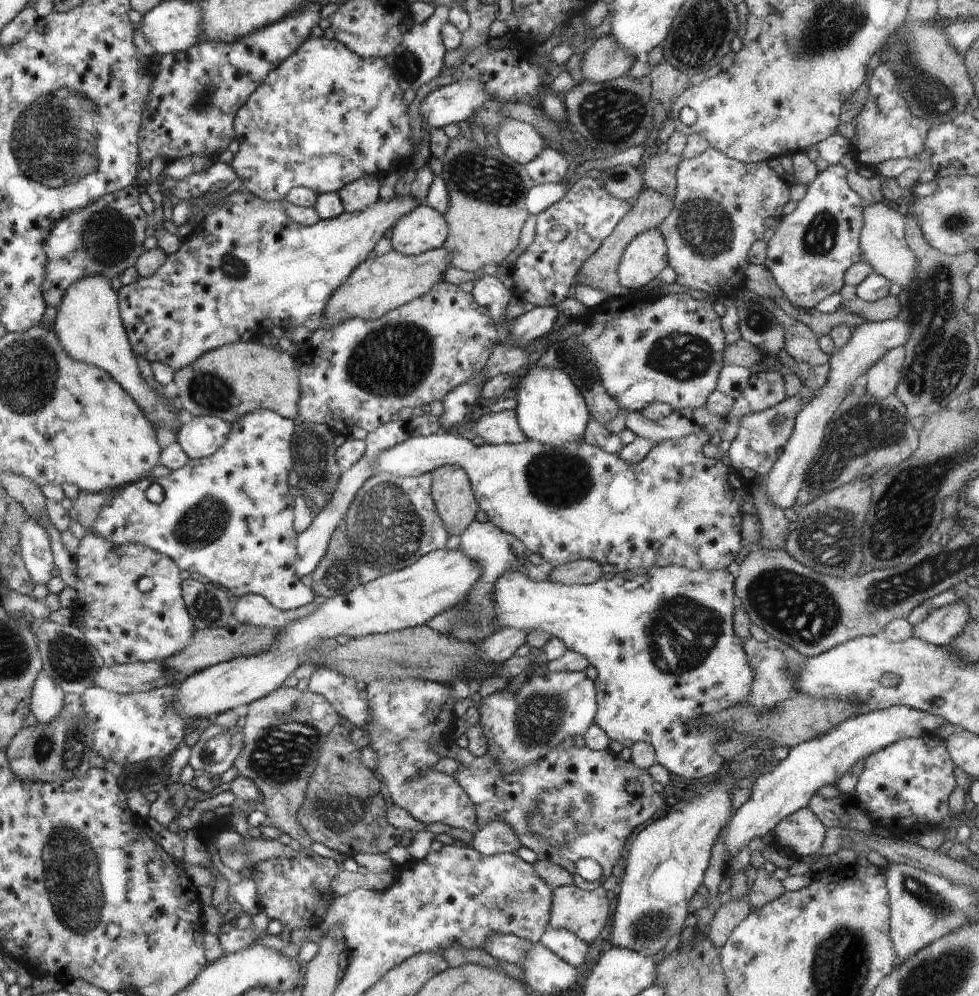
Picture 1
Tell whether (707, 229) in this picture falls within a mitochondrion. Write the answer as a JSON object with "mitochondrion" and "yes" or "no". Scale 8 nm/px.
{"mitochondrion":"yes"}

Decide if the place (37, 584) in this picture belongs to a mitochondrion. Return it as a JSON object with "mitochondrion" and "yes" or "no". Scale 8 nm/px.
{"mitochondrion":"no"}

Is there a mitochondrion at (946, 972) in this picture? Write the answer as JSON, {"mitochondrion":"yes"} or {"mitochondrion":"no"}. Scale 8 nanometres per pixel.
{"mitochondrion":"yes"}

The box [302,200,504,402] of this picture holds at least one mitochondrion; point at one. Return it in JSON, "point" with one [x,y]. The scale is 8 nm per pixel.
{"point":[392,360]}

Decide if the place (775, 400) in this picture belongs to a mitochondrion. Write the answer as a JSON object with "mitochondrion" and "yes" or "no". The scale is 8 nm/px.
{"mitochondrion":"no"}

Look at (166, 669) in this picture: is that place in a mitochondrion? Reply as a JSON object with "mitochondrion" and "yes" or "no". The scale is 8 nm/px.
{"mitochondrion":"no"}

